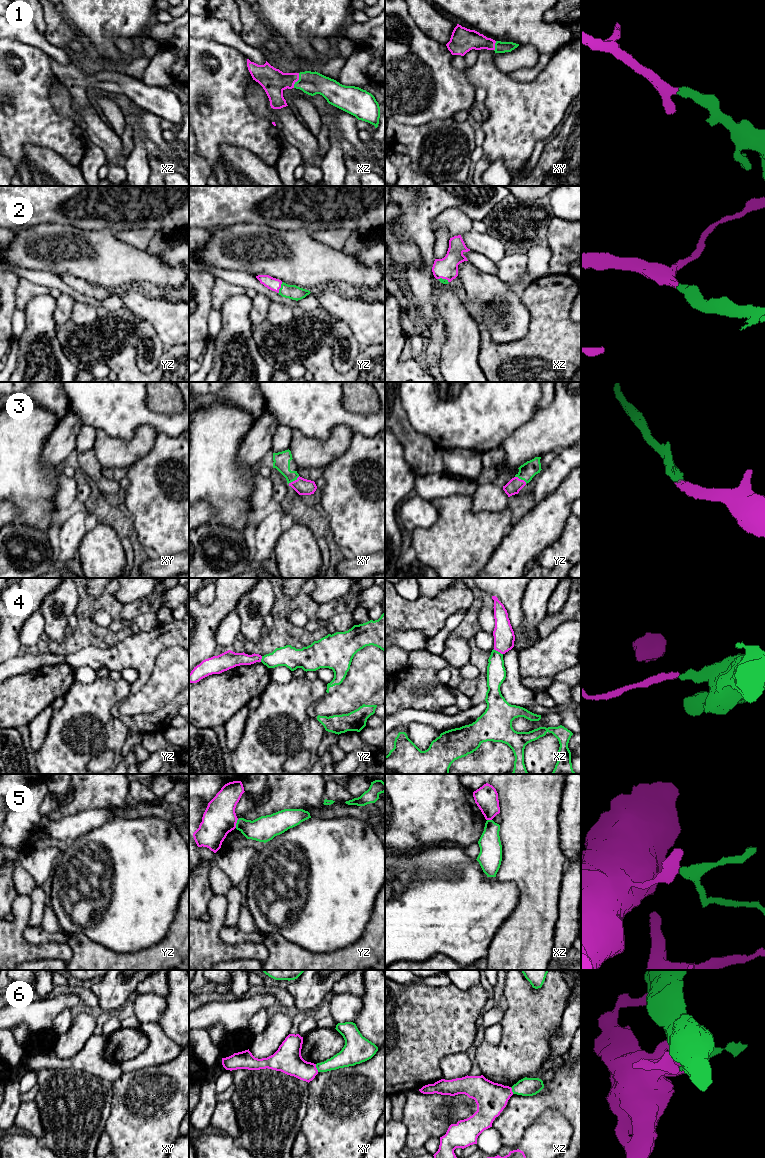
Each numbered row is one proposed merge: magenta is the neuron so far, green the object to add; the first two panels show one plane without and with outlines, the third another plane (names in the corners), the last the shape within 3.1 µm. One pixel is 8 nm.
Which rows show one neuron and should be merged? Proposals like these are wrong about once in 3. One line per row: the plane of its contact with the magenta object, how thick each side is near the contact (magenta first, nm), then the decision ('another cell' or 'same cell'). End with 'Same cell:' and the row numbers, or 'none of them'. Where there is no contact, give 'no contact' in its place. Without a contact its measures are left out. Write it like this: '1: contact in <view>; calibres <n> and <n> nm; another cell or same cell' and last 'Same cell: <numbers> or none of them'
1: contact in xz; calibres 200 and 190 nm; same cell
2: contact in yz; calibres 100 and 120 nm; same cell
3: contact in yz; calibres 120 and 140 nm; same cell
4: contact in xz; calibres 170 and 160 nm; another cell
5: contact in yz; calibres 260 and 200 nm; another cell
6: contact in xy; calibres 220 and 140 nm; another cell
Same cell: 1, 2, 3

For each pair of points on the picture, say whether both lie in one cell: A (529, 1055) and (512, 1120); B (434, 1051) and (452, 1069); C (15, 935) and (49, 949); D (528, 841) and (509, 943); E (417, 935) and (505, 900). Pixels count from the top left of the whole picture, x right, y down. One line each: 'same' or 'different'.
A: different
B: different
C: same
D: same
E: same

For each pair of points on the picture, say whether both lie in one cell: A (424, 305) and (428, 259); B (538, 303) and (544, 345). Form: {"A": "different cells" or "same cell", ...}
{"A": "same cell", "B": "same cell"}

